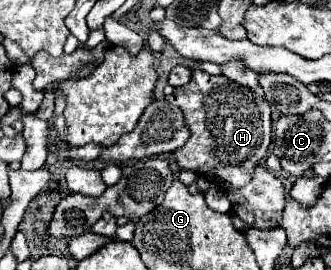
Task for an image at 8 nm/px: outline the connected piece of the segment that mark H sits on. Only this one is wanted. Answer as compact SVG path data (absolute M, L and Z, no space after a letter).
M193 71L191 83L177 87L171 97L165 97L169 105L179 107L183 111L185 125L191 131L191 137L183 147L173 151L175 163L181 169L191 169L197 175L203 177L215 177L217 181L229 185L231 189L241 189L253 179L255 167L261 163L261 159L267 155L269 143L271 143L271 109L269 103L257 95L255 91L227 79L225 75L209 75L203 71Z

